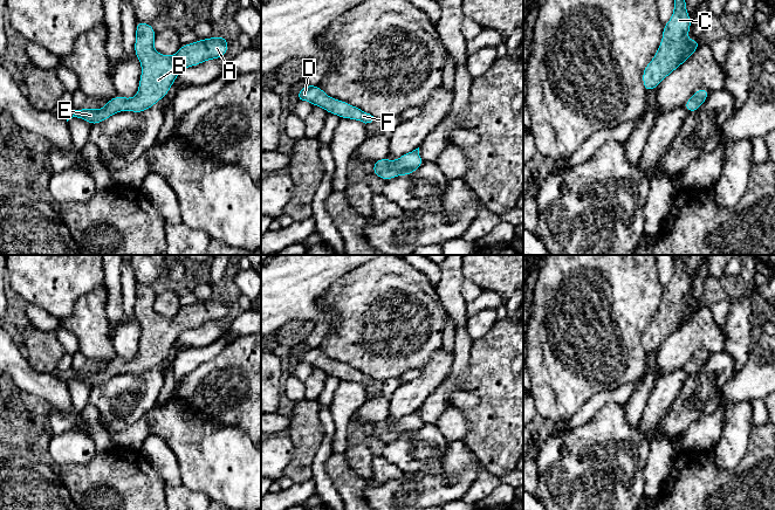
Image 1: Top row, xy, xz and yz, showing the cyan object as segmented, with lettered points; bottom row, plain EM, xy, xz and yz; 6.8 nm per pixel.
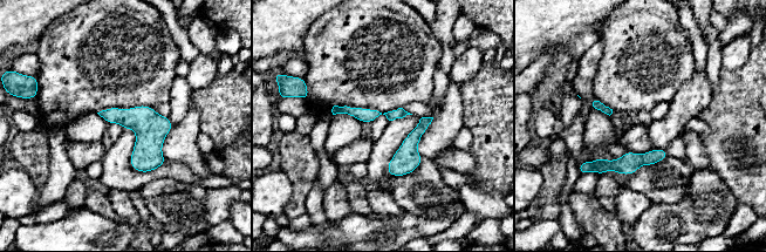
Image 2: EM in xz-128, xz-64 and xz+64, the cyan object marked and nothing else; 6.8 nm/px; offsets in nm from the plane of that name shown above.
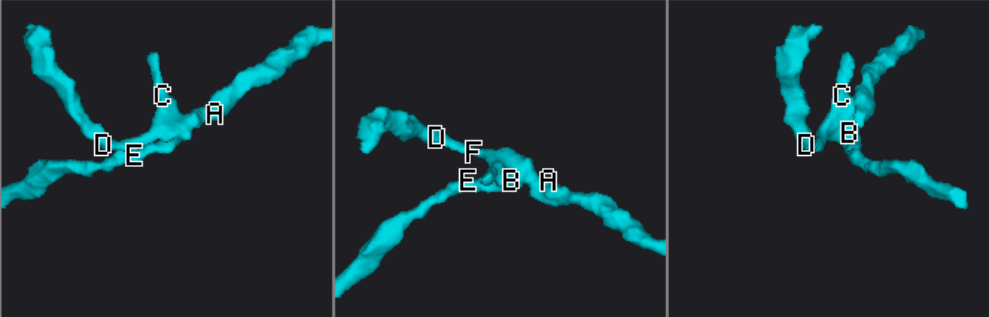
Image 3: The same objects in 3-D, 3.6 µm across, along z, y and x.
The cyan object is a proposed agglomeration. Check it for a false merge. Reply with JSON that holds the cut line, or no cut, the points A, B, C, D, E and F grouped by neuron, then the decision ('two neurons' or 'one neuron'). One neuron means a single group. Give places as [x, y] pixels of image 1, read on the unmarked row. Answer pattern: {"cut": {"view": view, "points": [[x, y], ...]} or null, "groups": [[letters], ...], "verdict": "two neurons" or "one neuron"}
{"cut": null, "groups": [["A", "B", "C", "D", "E", "F"]], "verdict": "one neuron"}

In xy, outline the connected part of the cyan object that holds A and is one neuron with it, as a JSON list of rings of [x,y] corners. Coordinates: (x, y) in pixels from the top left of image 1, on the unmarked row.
[[[136,284],[135,317],[139,321],[142,337],[138,354],[132,360],[117,358],[98,371],[83,370],[75,372],[73,379],[85,381],[92,387],[98,386],[119,373],[140,375],[150,371],[167,357],[174,342],[186,329],[198,328],[207,322],[220,321],[228,313],[227,299],[210,299],[184,306],[172,318],[155,312],[156,294],[151,285]]]

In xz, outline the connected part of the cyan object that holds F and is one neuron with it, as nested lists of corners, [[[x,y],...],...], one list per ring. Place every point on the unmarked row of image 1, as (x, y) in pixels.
[[[306,346],[295,358],[296,363],[308,363],[315,368],[323,370],[328,375],[335,375],[340,380],[350,380],[363,385],[371,385],[375,379],[351,366],[331,360],[318,347]]]

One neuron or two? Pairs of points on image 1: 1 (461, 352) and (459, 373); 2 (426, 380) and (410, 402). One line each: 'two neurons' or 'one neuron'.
1: one neuron
2: one neuron

